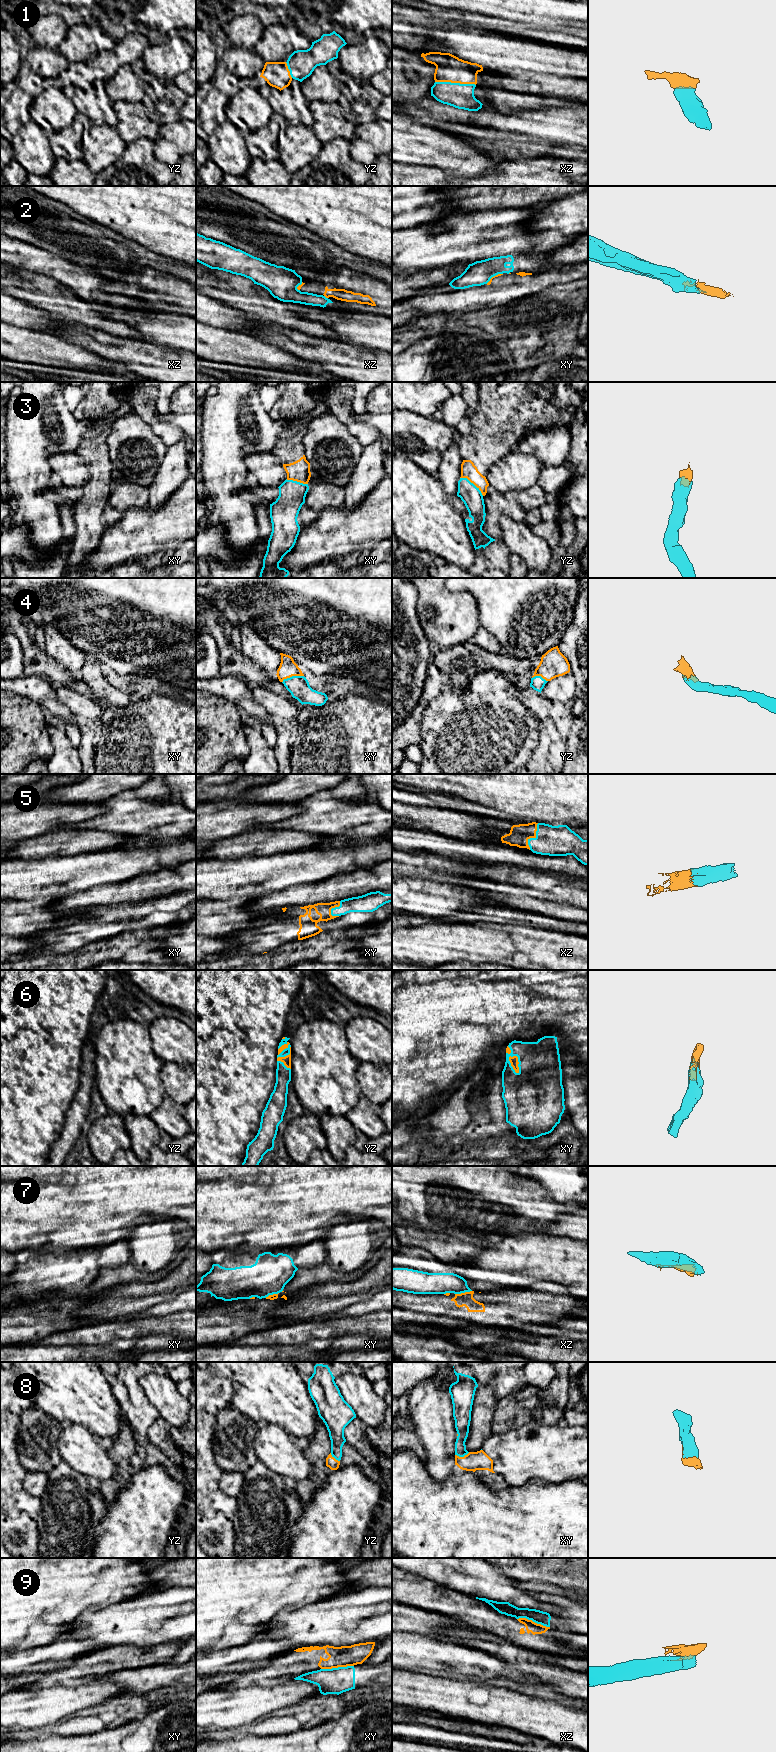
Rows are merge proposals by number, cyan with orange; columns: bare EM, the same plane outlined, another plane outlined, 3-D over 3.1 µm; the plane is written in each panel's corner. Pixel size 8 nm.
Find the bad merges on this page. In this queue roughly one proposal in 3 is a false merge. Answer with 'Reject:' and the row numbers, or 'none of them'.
Reject: 2, 7, 9

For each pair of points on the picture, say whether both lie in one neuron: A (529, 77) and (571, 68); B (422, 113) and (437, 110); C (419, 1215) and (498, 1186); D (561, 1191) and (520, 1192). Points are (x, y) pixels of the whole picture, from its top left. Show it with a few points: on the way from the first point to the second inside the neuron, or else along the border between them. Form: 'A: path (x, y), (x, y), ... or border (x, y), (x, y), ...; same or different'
A: border (522, 69), (568, 77); different
B: path (426, 110), (433, 110); same
C: path (439, 1211), (471, 1211), (478, 1204); same
D: border (528, 1178), (534, 1179), (554, 1200), (569, 1202); different

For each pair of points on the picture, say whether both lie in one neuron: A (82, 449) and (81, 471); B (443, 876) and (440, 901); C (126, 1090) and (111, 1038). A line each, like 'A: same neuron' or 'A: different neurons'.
A: different neurons
B: different neurons
C: same neuron

